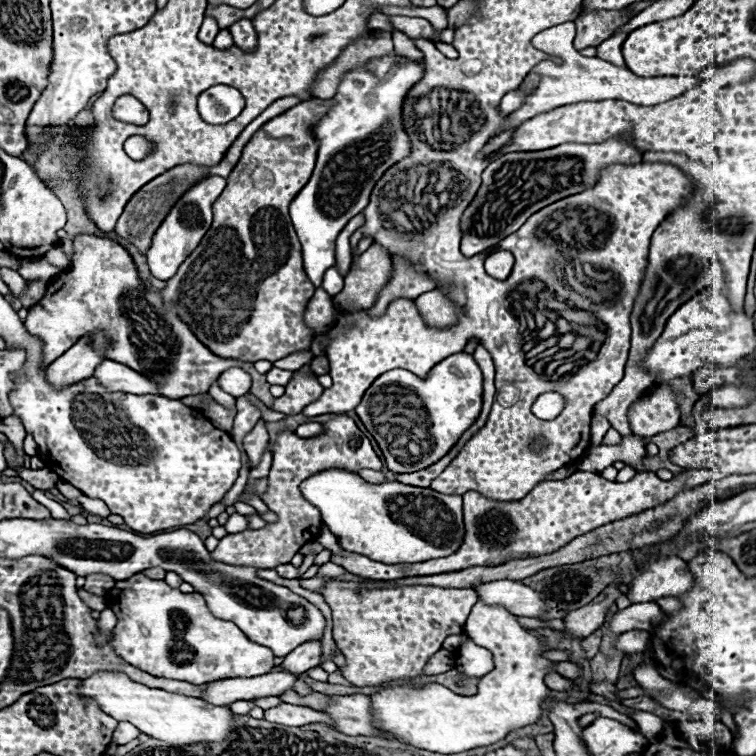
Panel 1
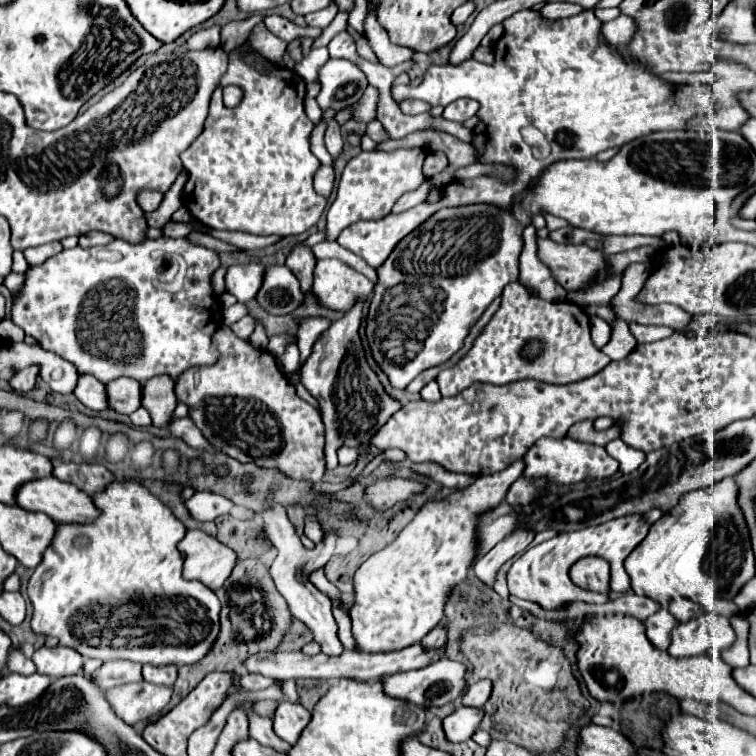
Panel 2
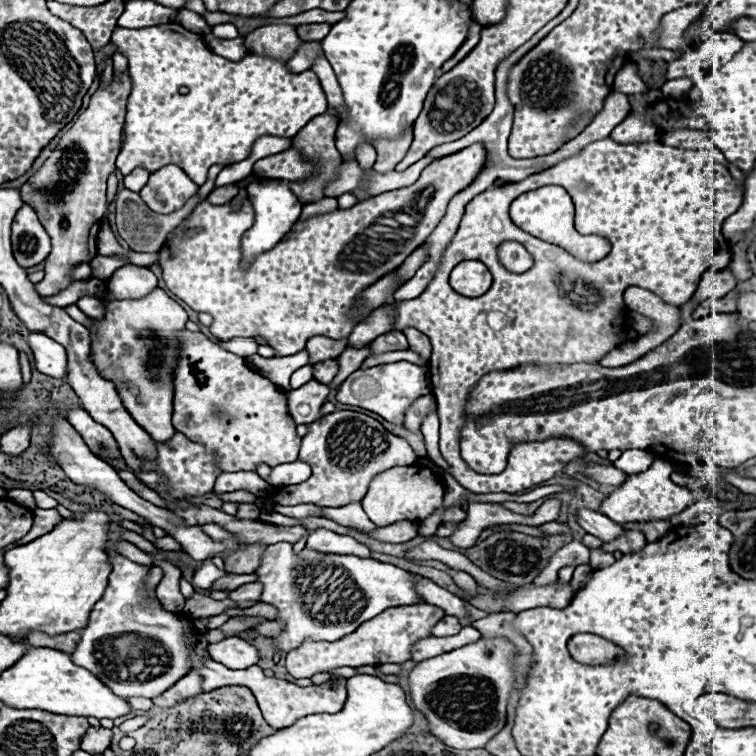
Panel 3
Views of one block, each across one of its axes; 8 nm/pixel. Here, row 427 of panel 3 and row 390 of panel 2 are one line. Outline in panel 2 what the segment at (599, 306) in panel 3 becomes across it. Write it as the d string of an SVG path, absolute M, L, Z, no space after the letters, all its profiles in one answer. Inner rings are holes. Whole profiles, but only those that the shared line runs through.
M514 282L504 288L498 312L486 324L472 350L454 368L442 370L436 382L442 396L456 396L476 382L510 384L534 378L548 384L570 384L600 372L608 364L610 358L590 340L590 316L580 306L572 302L546 302ZM532 340L542 342L542 354L536 362L530 362L522 354L524 346Z

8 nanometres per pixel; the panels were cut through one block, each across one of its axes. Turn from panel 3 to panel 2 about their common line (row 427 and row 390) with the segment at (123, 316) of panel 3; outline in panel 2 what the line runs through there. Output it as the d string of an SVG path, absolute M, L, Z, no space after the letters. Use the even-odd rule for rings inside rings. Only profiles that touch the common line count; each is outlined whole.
M156 376L142 384L142 406L150 412L154 426L166 426L176 404L174 380L170 376Z

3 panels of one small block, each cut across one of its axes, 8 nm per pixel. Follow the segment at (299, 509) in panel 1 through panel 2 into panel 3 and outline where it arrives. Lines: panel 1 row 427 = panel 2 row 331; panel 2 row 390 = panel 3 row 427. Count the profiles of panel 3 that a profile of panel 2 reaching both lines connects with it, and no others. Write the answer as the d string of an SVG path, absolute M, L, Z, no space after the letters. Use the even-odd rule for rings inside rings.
M338 410L308 424L308 434L302 438L300 446L300 460L310 464L312 476L298 486L276 488L274 502L282 506L310 502L316 506L340 508L362 502L372 476L400 466L400 436L388 432L378 420L366 414Z

